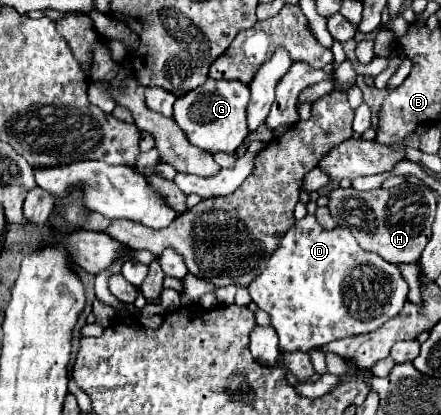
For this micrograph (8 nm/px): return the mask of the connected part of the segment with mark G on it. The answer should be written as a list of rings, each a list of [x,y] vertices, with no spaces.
[[[208,78],[196,90],[182,94],[174,104],[174,120],[188,136],[188,142],[210,152],[234,152],[242,140],[248,136],[246,126],[246,106],[250,100],[250,90],[246,84],[236,80],[212,80]]]

